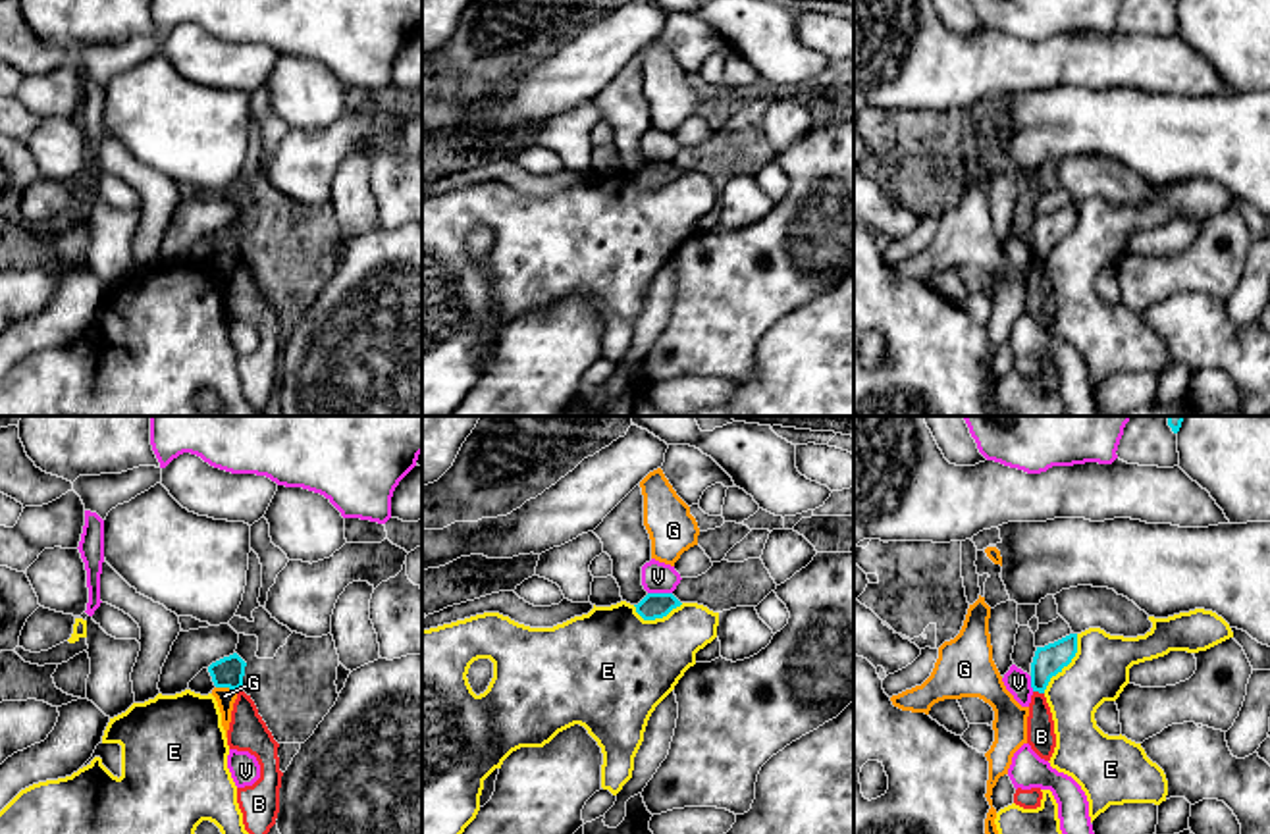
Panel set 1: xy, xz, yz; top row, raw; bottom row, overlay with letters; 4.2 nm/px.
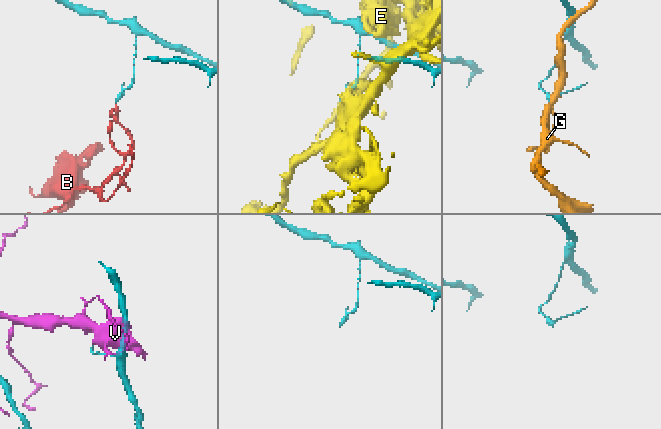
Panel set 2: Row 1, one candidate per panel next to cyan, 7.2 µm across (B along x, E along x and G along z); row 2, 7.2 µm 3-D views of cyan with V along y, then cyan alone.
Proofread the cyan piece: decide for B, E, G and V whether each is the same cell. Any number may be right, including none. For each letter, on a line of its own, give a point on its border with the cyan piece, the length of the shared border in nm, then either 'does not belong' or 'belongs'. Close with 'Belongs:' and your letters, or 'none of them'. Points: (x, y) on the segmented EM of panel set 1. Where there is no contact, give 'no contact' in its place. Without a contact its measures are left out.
B: contact yz (1039, 692); length 50 nm; does not belong
E: contact yz (1066, 665); length 280 nm; does not belong
G: contact xy (228, 686); length 100 nm; does not belong
V: contact xz (660, 594); length 100 nm; does not belong
Belongs: none of them

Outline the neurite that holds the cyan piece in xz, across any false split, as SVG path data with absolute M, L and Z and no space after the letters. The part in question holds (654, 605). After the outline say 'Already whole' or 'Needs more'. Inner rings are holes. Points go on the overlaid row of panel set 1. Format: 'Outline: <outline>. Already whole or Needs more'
Outline: M648 593L636 607L636 612L644 620L655 620L667 616L682 603L673 593Z. Already whole

